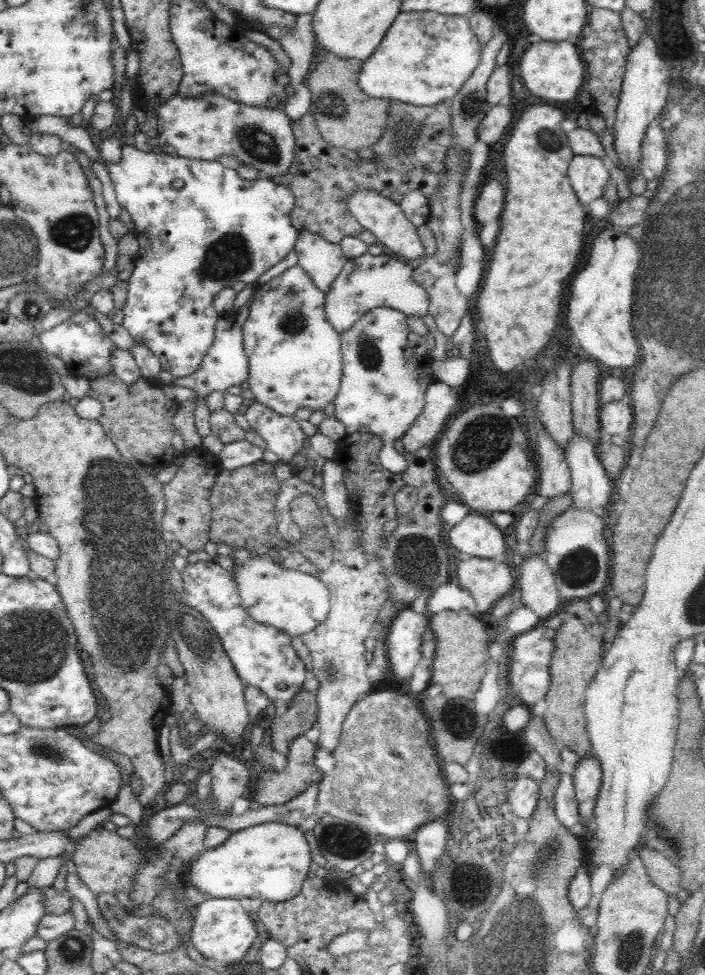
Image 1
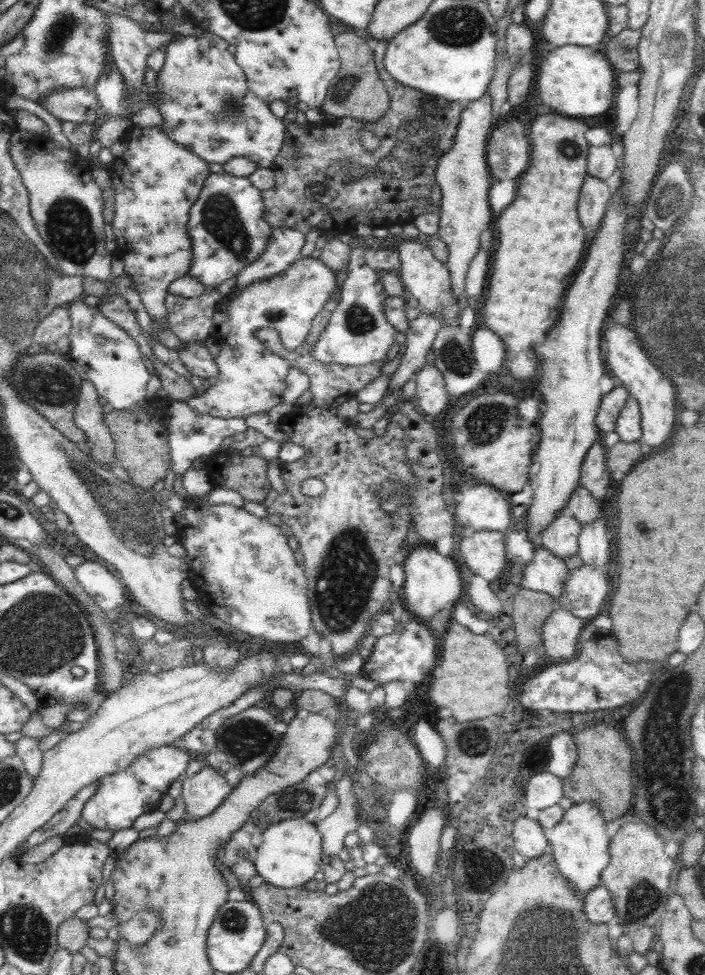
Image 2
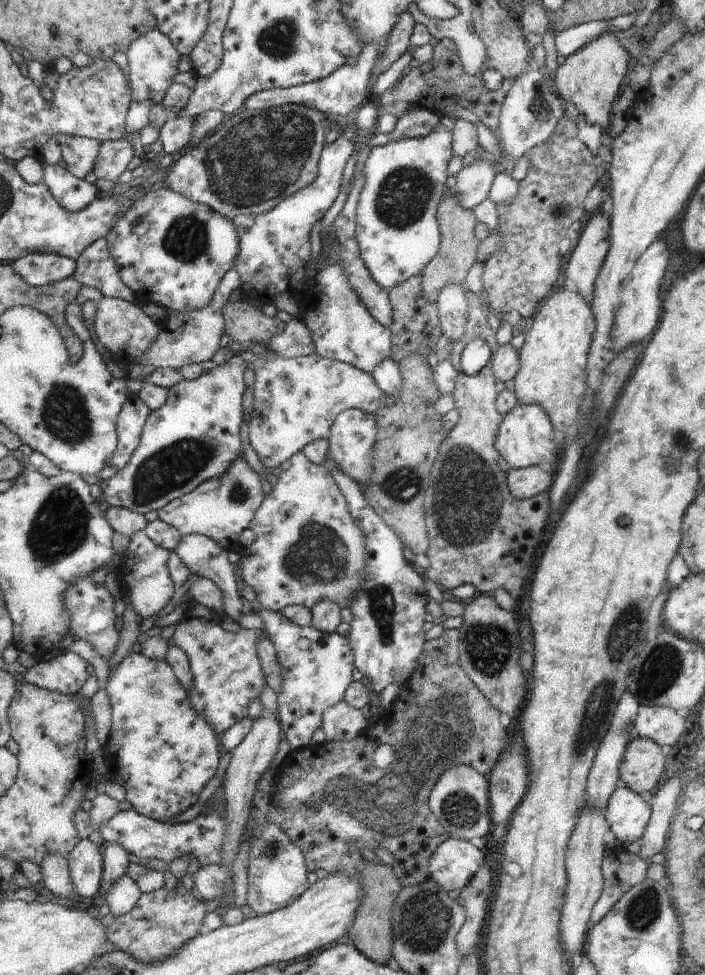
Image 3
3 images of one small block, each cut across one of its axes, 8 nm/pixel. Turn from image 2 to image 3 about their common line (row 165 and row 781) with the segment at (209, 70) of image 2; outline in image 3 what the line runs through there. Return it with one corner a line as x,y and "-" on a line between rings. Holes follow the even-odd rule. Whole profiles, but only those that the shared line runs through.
264,771
256,785
256,792
250,806
248,826
252,828
248,846
248,894
246,902
258,915
274,912
290,906
308,887
306,880
308,869
302,851
292,844
291,838
282,832
276,824
268,822
268,816
273,812
270,804
273,778
275,772

